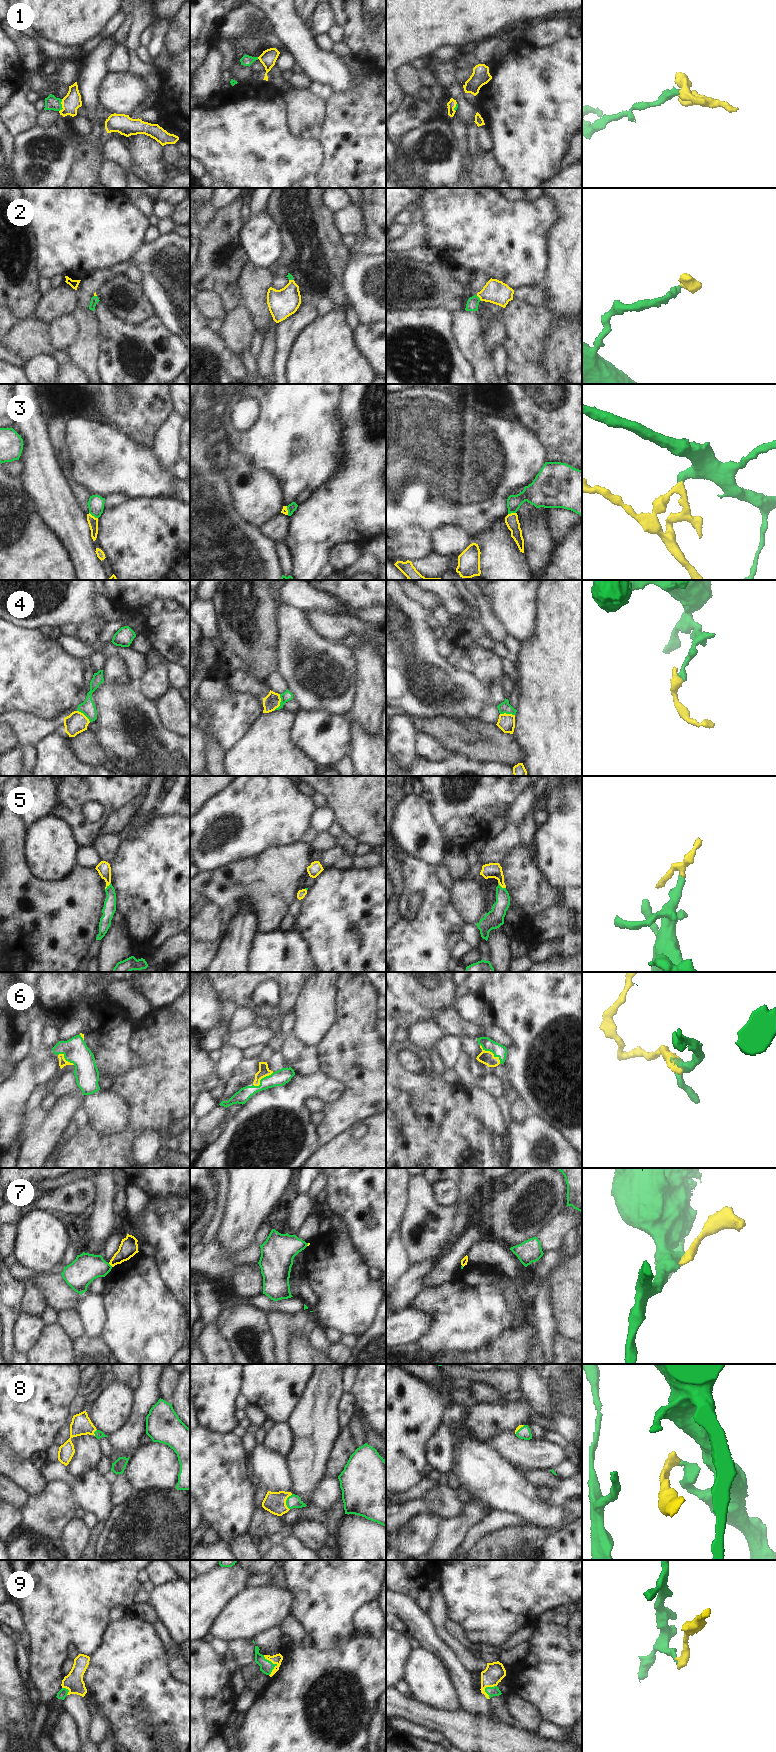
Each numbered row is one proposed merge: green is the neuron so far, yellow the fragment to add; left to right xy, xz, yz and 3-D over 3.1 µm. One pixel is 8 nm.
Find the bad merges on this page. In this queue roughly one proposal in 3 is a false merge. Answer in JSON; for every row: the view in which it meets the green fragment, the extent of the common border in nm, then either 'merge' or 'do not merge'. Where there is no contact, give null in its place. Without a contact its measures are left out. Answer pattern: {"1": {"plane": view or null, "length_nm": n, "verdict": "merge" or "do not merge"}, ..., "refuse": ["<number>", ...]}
{"1": {"plane": "xy", "length_nm": 110, "verdict": "merge"}, "2": {"plane": "yz", "length_nm": 60, "verdict": "merge"}, "3": {"plane": "xy", "length_nm": 90, "verdict": "do not merge"}, "4": {"plane": "xz", "length_nm": 150, "verdict": "do not merge"}, "5": {"plane": "yz", "length_nm": 80, "verdict": "merge"}, "6": {"plane": "yz", "length_nm": 220, "verdict": "merge"}, "7": {"plane": "xy", "length_nm": 50, "verdict": "do not merge"}, "8": {"plane": "xz", "length_nm": 130, "verdict": "merge"}, "9": {"plane": "xz", "length_nm": 180, "verdict": "merge"}, "refuse": ["3", "4", "7"]}

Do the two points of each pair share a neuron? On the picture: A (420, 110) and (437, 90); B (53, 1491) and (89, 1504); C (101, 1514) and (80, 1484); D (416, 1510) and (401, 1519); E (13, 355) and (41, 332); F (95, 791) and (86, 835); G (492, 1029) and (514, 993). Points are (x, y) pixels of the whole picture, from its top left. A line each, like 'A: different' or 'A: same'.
A: different
B: different
C: same
D: same
E: same
F: same
G: different

